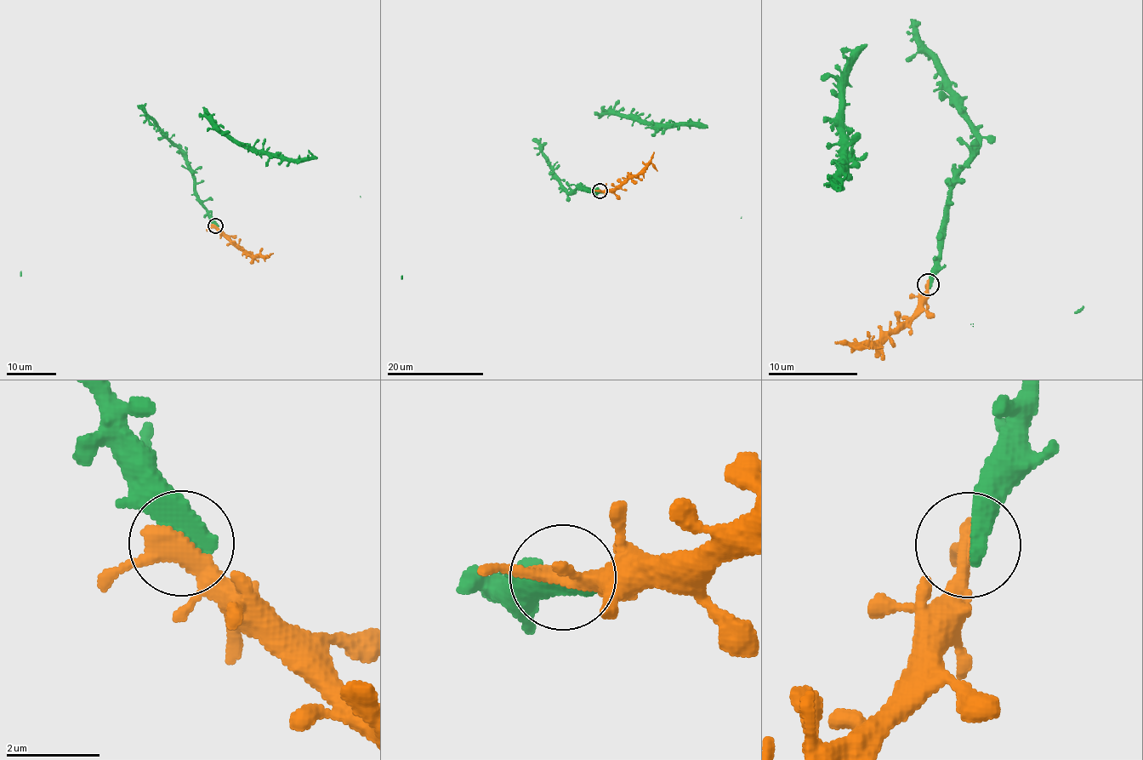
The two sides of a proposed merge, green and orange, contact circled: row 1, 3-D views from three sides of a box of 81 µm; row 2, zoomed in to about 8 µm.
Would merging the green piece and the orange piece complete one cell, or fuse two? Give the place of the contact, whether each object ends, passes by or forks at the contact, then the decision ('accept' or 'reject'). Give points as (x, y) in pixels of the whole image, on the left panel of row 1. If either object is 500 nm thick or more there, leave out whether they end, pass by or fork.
(215, 225) | accept

